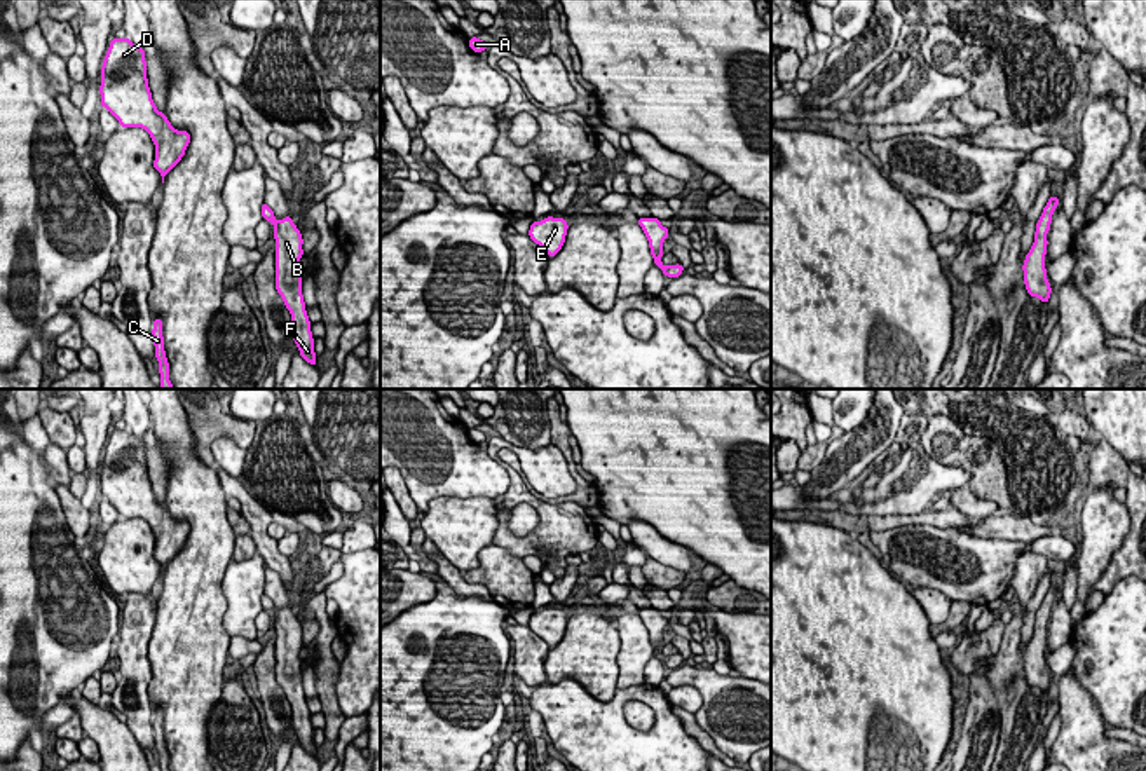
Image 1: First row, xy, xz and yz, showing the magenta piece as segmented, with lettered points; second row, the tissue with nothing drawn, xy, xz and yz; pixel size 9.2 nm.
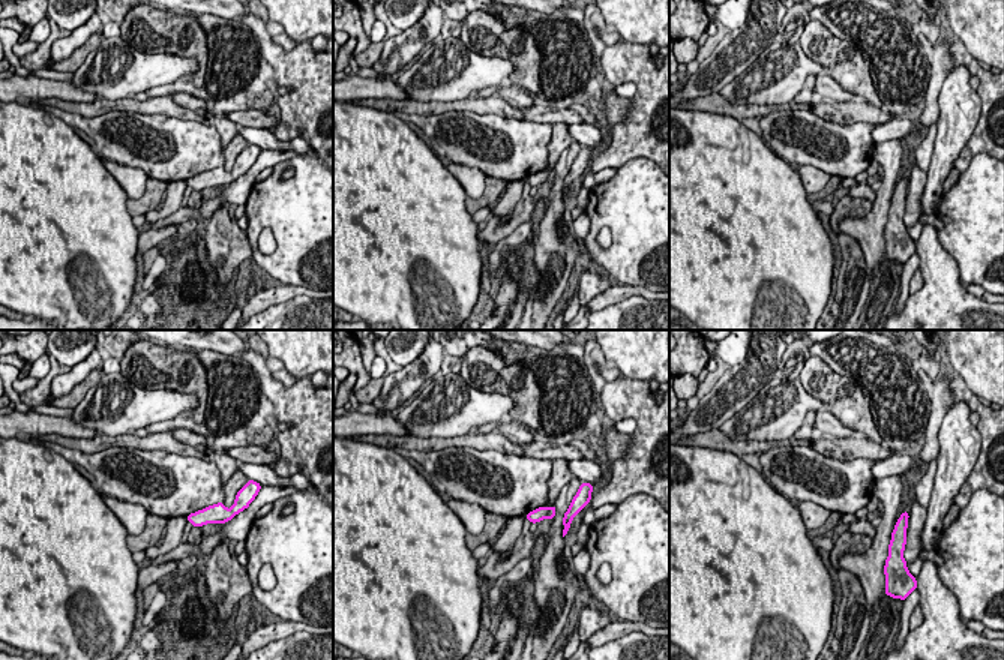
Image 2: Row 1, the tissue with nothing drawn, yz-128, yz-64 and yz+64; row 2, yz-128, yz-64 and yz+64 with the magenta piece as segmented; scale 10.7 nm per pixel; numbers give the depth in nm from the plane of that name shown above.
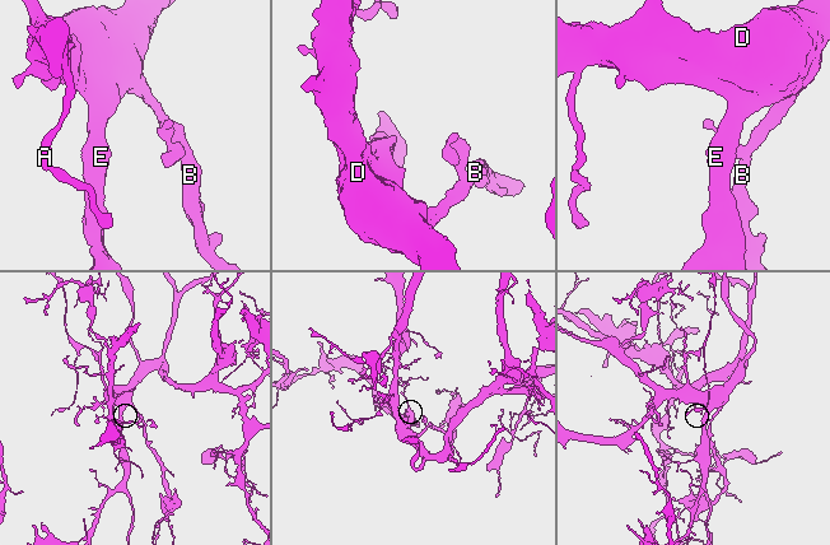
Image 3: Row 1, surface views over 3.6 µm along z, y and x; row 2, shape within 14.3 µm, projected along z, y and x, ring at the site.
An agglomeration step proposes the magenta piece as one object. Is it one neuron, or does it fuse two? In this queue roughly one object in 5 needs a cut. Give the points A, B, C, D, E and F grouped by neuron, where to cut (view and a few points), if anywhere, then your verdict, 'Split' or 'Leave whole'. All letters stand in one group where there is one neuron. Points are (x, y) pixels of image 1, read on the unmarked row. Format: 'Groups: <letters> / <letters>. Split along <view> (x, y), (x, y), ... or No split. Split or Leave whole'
Groups: A B C D E F. No split. Leave whole

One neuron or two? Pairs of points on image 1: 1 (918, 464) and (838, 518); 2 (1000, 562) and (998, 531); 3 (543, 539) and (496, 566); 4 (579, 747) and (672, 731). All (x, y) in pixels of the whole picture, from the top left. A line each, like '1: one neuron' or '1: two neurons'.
1: two neurons
2: two neurons
3: two neurons
4: one neuron

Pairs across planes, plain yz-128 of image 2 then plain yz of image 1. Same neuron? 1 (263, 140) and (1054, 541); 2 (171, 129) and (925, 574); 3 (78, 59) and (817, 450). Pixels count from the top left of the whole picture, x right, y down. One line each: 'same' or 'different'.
1: same
2: same
3: same

